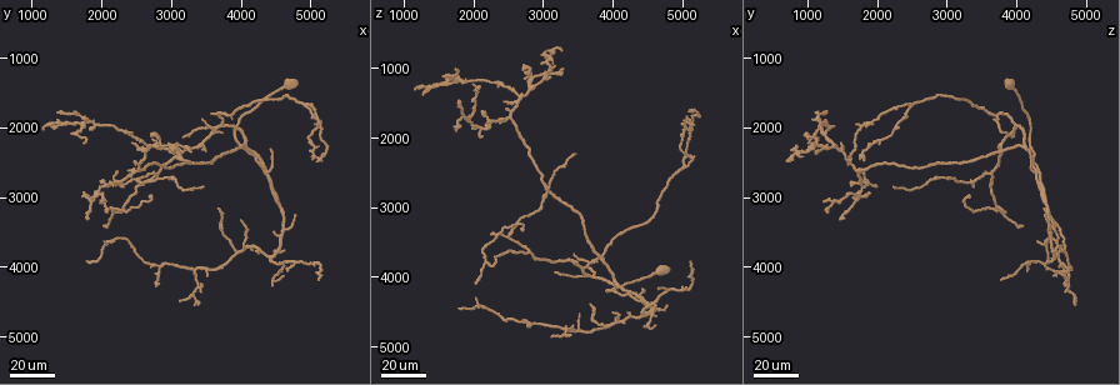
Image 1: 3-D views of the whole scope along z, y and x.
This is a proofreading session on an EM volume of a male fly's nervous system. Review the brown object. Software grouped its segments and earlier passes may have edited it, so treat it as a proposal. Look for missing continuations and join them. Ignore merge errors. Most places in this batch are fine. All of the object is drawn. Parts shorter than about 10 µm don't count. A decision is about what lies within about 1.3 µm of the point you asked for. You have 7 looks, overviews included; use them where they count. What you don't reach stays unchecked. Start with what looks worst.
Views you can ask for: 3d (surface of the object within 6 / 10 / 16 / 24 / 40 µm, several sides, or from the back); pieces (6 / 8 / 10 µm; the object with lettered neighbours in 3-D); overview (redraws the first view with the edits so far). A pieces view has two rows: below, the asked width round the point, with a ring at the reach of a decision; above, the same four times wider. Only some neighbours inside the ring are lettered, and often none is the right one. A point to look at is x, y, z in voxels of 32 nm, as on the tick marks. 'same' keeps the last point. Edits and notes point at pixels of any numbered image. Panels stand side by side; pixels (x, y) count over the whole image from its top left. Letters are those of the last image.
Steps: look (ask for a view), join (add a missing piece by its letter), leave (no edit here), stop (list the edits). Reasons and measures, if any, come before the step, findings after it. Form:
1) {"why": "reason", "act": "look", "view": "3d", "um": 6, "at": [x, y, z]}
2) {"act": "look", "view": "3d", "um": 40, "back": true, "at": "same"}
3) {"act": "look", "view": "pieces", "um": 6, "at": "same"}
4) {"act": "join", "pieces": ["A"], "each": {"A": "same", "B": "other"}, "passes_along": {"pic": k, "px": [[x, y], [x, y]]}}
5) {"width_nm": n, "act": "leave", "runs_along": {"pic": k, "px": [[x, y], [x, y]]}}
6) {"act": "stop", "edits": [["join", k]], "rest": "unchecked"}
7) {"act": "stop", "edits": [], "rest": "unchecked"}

{"why": "branch stops here", "act": "look", "view": "3d", "um": 24, "at": [2000, 3400, 4050]}

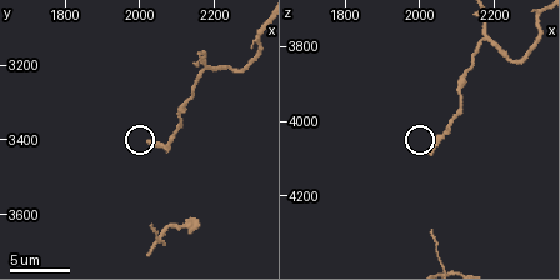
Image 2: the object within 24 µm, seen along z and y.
{"act": "look", "view": "pieces", "um": 6, "at": [2030, 3410, 4080]}

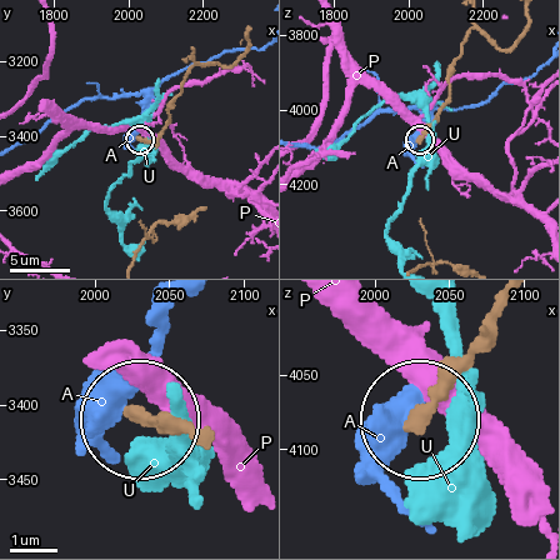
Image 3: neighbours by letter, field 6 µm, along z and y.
{"act": "leave", "each": {"A": "other", "P": "other", "U": "other"}, "runs_along": {"pic": 3, "px": [[528, 20], [506, 49], [471, 30], [448, 103], [420, 138]]}, "found": "none of them fits"}

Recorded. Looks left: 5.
{"why": "thin end", "act": "look", "view": "3d", "um": 40, "at": [1750, 3950, 4500]}

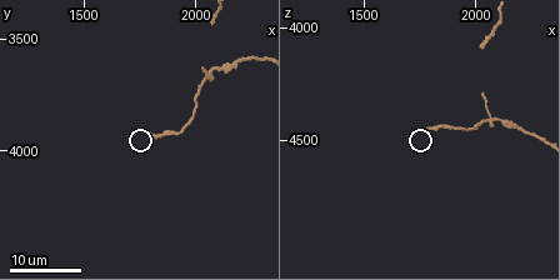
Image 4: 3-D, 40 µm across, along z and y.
{"act": "look", "view": "pieces", "um": 10, "at": [1780, 3920, 4440]}

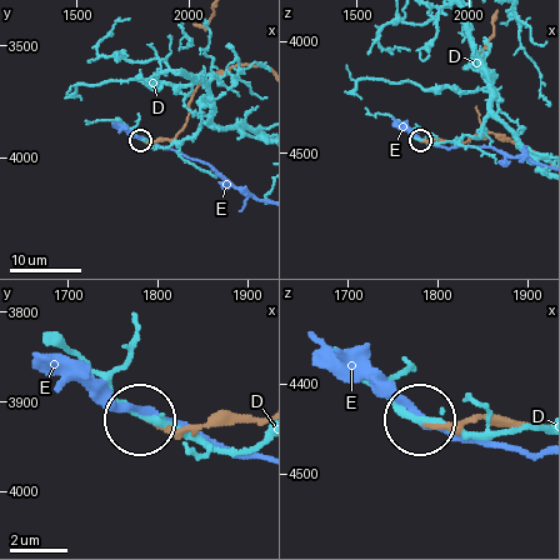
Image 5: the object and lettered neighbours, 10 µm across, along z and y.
{"act": "leave", "each": {"D": "other", "E": "other"}, "runs_along": {"pic": 5, "px": [[256, 416], [191, 430], [163, 430], [144, 419]]}, "found": "no lettered piece goes on from it"}

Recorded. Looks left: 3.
{"why": "end of a long branch", "act": "look", "view": "3d", "um": 40, "at": [3500, 2850, 2200]}

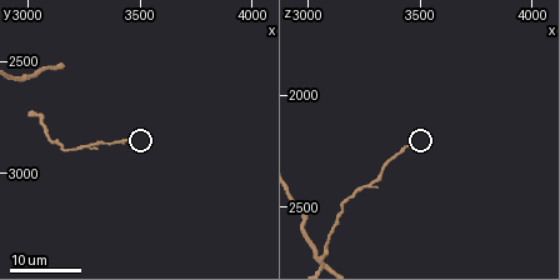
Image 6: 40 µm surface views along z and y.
{"act": "look", "view": "pieces", "um": 8, "at": [3460, 2840, 2220]}

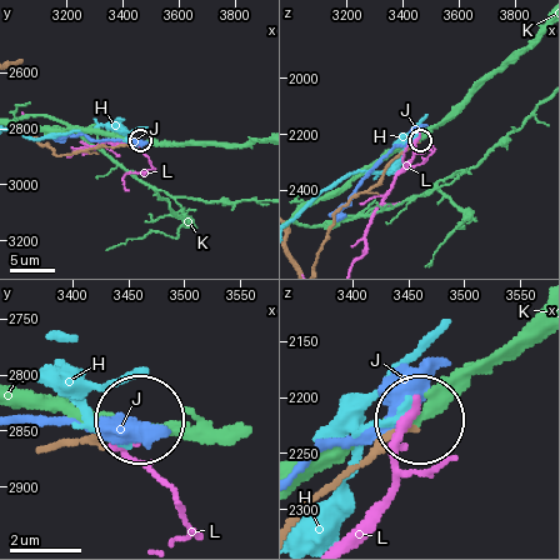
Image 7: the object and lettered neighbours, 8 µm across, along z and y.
{"act": "leave", "each": {"H": "other", "J": "other", "K": "other", "L": "other"}, "runs_along": {"pic": 7, "px": [[305, 509], [419, 429]]}, "found": "none of them fits"}

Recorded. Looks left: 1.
{"act": "stop", "edits": [], "rest": "unchecked"}

